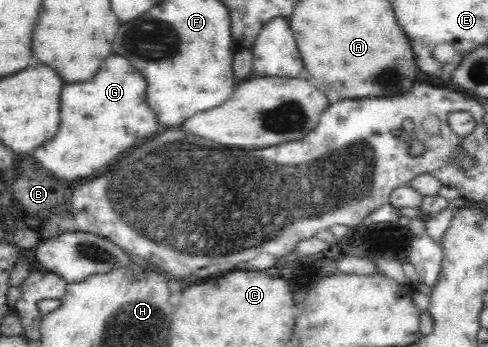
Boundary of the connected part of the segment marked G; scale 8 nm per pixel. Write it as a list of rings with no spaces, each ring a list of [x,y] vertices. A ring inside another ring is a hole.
[[[112,54],[104,60],[106,64],[98,74],[88,82],[65,84],[62,87],[60,98],[60,127],[53,140],[35,148],[31,153],[32,158],[40,164],[43,170],[48,170],[52,176],[60,180],[87,180],[94,176],[100,176],[102,170],[112,162],[112,158],[118,158],[120,152],[138,146],[144,138],[150,138],[158,132],[160,124],[154,116],[154,111],[147,104],[146,78],[134,70],[134,66],[118,54]]]

